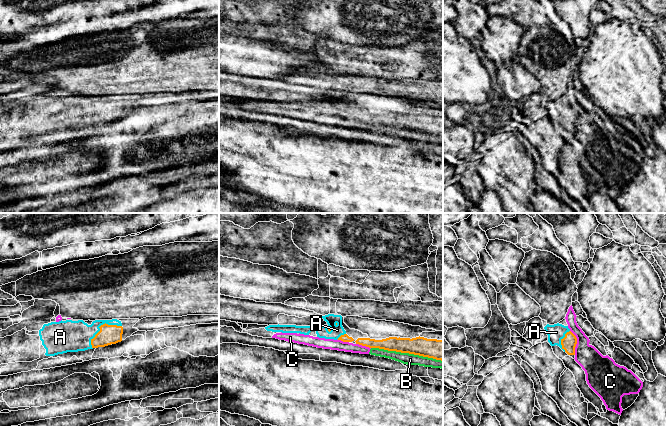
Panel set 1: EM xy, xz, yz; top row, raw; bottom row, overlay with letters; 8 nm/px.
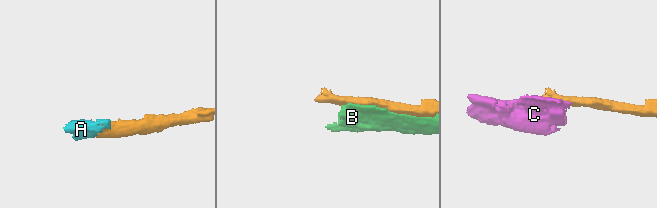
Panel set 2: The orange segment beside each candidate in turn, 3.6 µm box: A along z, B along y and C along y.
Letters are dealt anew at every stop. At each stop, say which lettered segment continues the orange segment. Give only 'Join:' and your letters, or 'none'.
Join: A

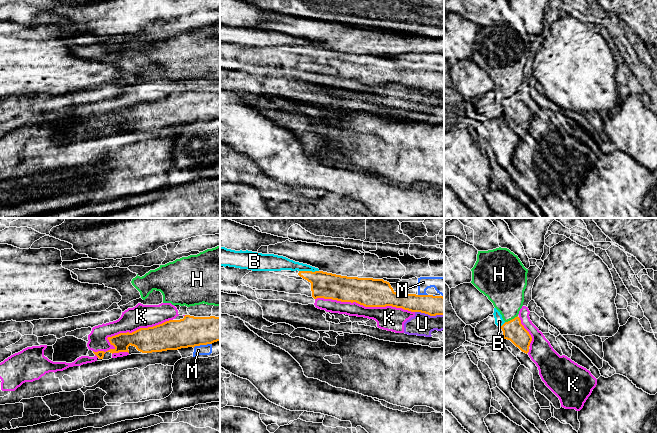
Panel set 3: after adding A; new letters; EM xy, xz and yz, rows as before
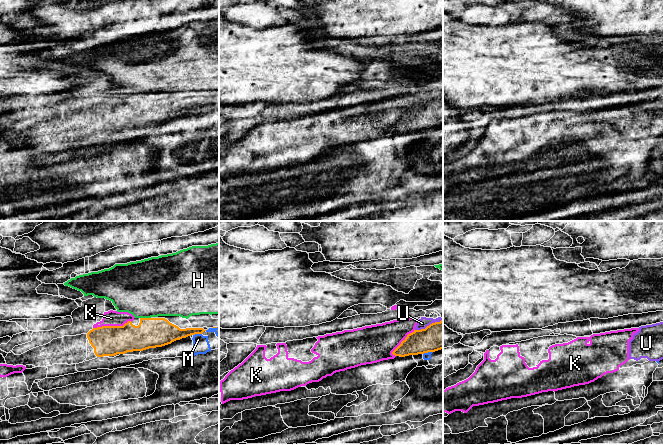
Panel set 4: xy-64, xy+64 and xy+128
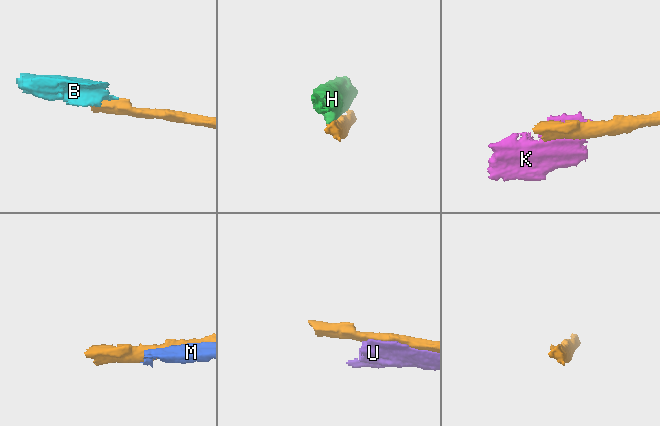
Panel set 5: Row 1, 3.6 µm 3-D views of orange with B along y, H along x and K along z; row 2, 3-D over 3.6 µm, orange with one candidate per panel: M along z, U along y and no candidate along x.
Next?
Join: none

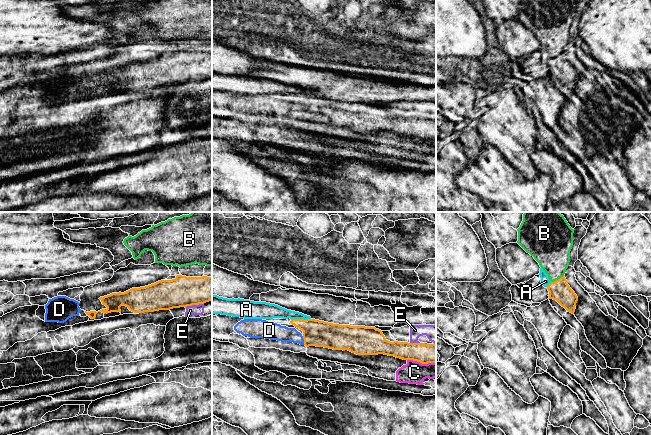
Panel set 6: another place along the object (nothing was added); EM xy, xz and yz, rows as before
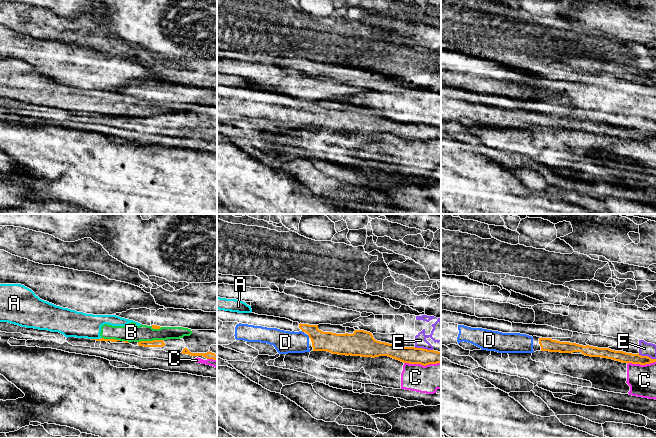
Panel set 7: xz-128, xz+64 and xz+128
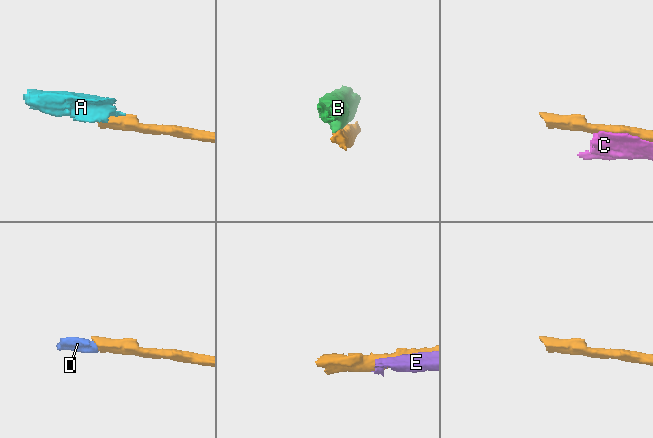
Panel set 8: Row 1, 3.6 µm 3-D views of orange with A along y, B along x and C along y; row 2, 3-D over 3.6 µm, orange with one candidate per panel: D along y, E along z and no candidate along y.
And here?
Join: D

